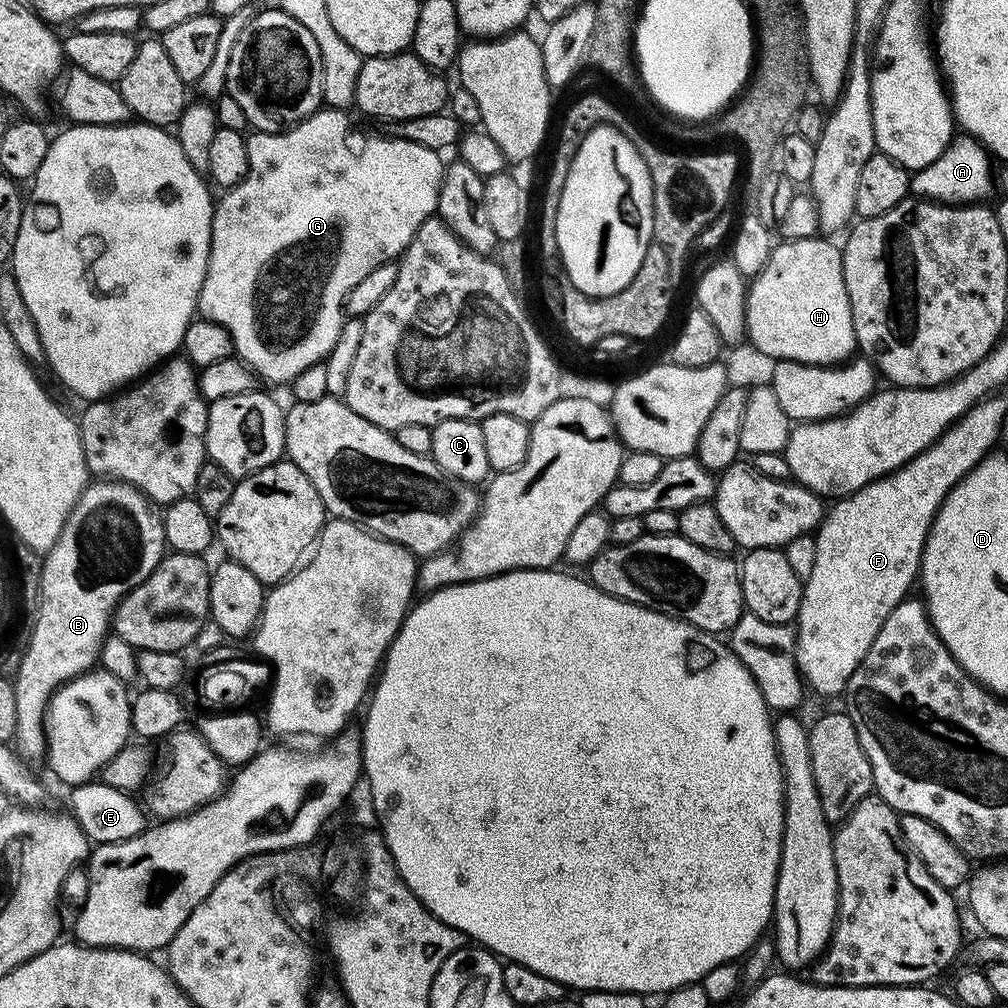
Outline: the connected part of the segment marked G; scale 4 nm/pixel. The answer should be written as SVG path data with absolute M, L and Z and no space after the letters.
M317 110L313 116L293 124L283 132L257 132L253 131L247 137L246 154L250 158L248 173L242 178L240 184L235 184L223 193L224 196L215 201L212 214L212 245L208 255L208 269L206 278L202 282L198 312L201 317L228 332L232 340L235 355L244 362L262 381L269 380L272 384L287 385L302 370L310 366L327 361L332 347L340 340L340 331L344 328L346 315L344 302L354 286L362 278L370 274L380 264L395 261L407 248L414 238L418 226L426 222L436 212L440 183L444 177L446 167L441 153L433 148L418 146L418 142L397 140L395 135L371 136L368 132L352 132L352 120L349 113L344 110Z

